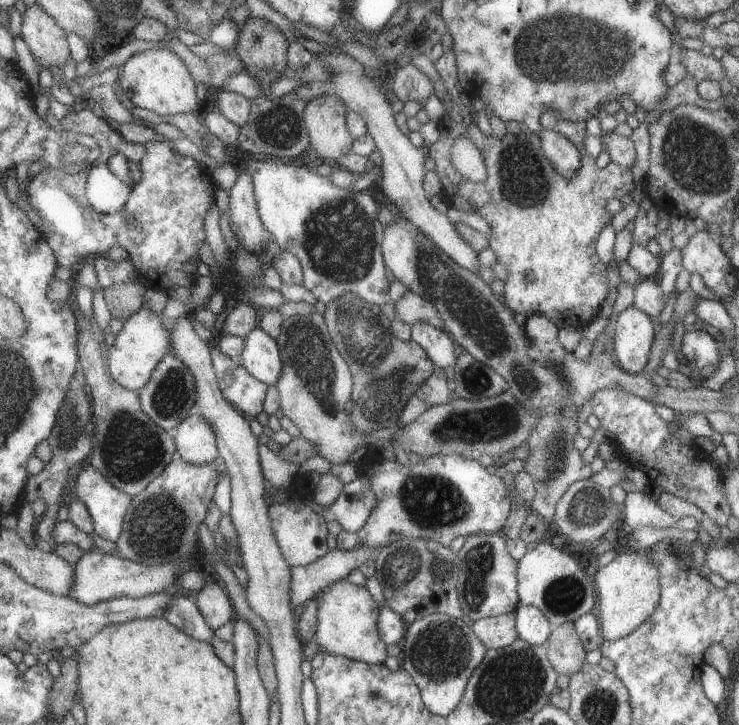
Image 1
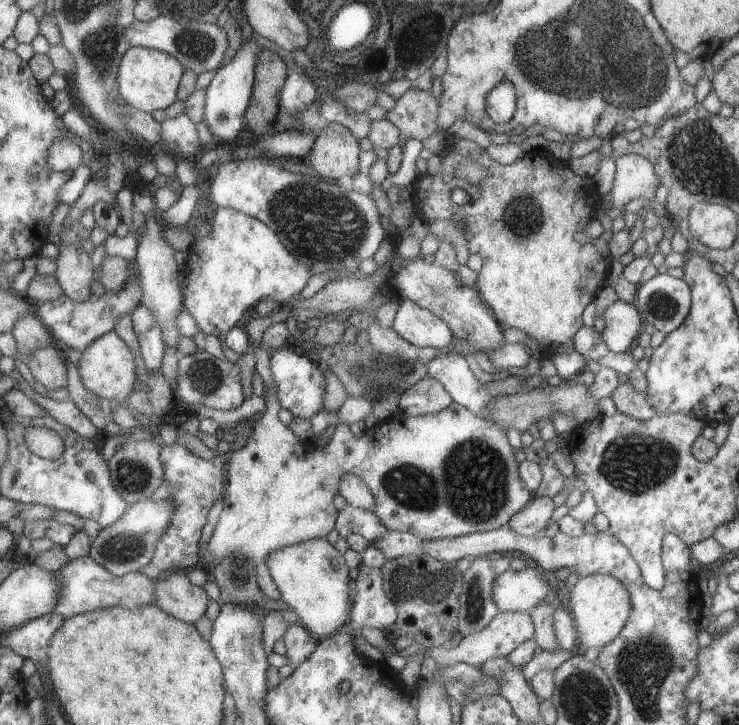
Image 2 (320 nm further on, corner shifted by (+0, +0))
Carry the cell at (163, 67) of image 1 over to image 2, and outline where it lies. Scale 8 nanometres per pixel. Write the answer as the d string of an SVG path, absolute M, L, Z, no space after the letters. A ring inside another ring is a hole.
M142 46L130 47L118 66L118 93L122 100L134 109L150 113L164 110L175 100L179 78L184 68L173 56L162 50Z

